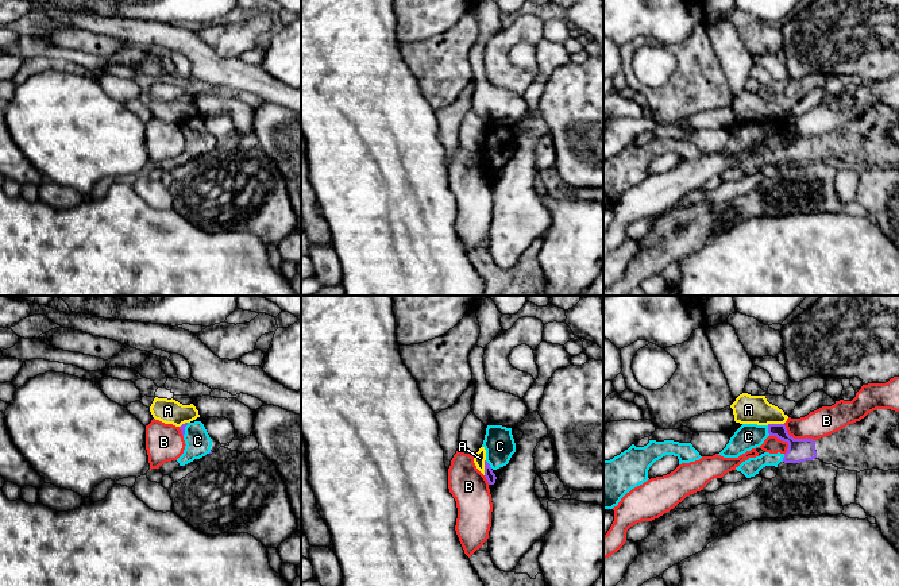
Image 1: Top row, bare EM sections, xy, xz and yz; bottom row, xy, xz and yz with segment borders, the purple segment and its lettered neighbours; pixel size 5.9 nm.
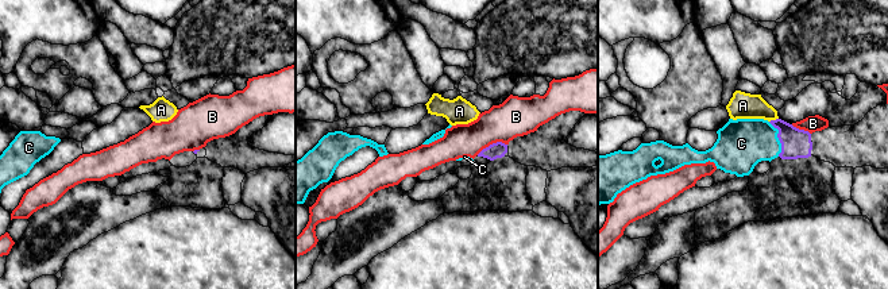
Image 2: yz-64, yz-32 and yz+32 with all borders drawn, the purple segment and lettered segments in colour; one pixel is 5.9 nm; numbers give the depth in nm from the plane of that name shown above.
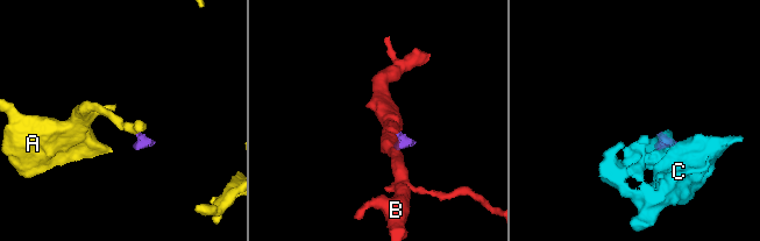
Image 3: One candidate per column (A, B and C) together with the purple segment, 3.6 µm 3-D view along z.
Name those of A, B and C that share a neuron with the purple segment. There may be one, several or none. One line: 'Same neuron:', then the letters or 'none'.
Same neuron: C

